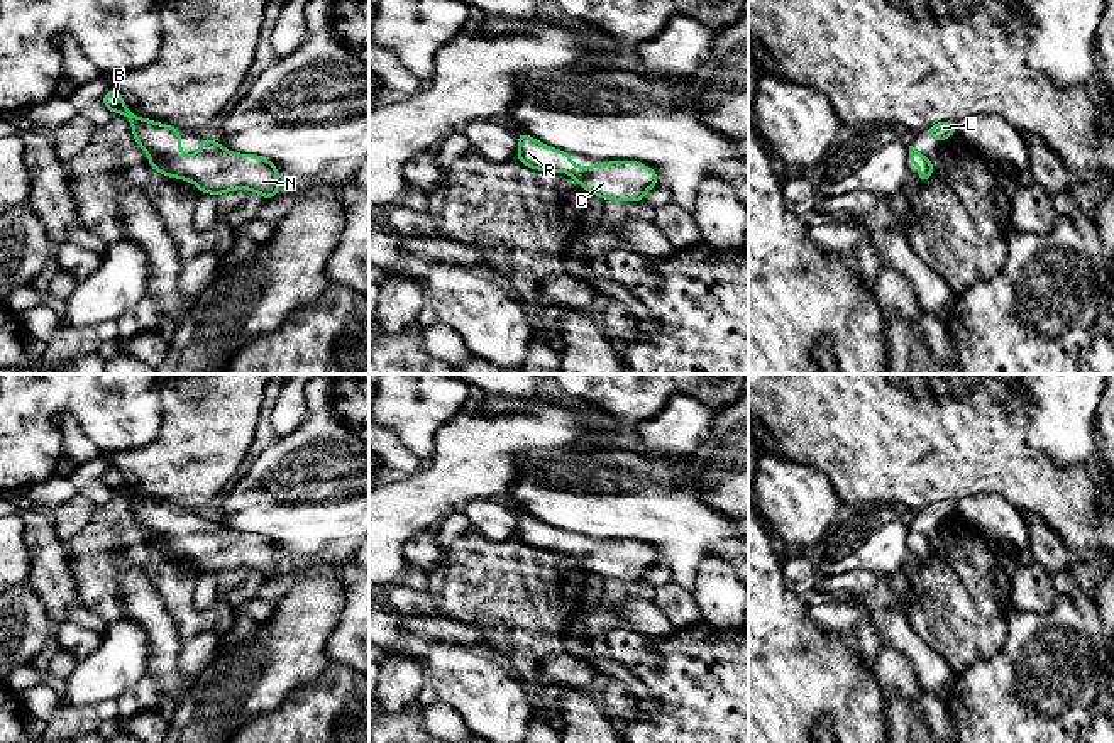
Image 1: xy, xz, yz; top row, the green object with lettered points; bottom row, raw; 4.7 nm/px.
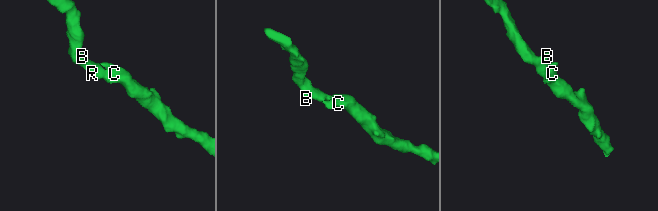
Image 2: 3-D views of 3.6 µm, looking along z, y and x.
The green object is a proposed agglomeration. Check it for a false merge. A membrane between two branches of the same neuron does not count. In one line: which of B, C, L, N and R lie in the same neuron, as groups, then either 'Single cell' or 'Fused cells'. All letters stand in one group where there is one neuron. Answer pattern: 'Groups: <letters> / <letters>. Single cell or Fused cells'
Groups: B C L N R. Single cell

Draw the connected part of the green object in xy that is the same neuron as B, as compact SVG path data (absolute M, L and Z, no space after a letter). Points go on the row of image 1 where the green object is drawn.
M113 88L102 98L102 103L112 113L120 112L124 117L127 117L132 122L134 139L137 140L141 149L149 154L149 166L159 171L161 174L191 181L198 186L201 193L220 195L225 191L245 188L249 191L256 191L262 195L267 200L278 195L279 171L271 161L266 161L259 156L230 152L229 149L223 149L220 142L201 139L201 137L200 137L198 152L195 156L183 156L181 135L176 127L135 117L125 107L122 95Z

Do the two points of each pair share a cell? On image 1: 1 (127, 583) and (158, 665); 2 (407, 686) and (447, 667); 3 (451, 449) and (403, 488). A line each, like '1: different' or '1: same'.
1: same
2: different
3: same

